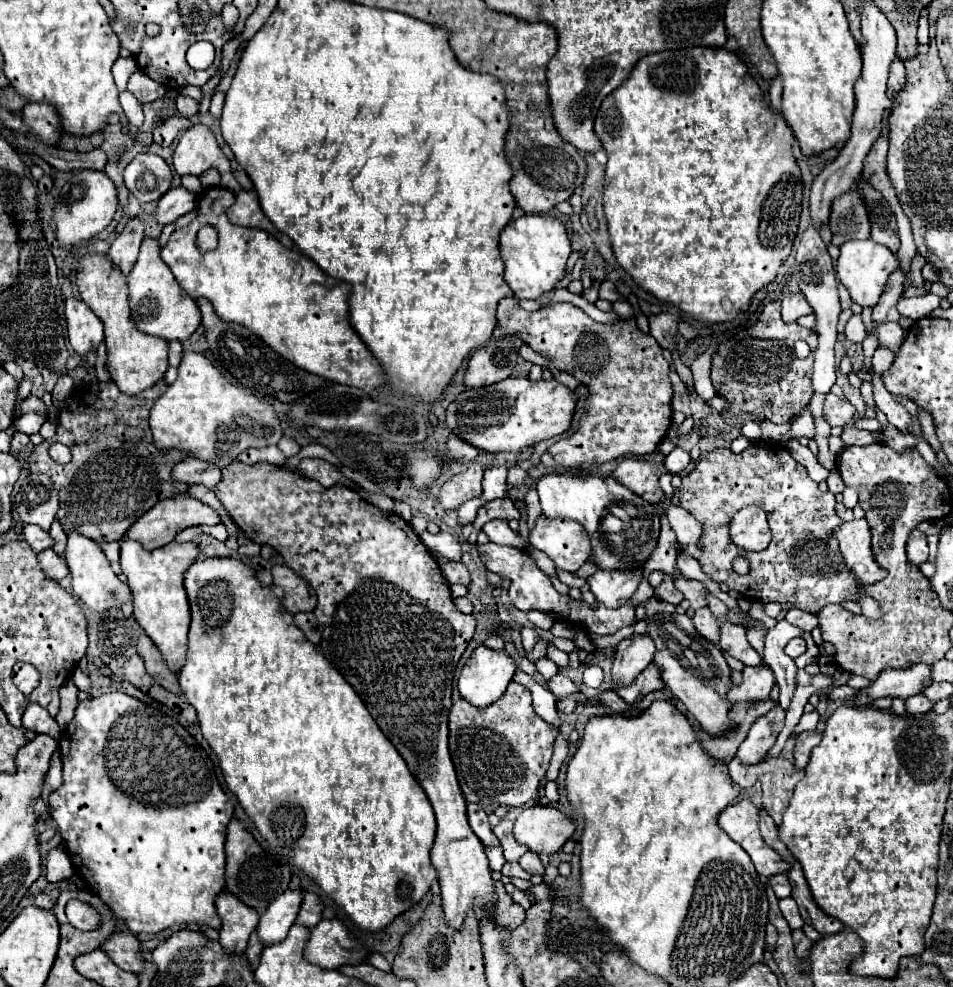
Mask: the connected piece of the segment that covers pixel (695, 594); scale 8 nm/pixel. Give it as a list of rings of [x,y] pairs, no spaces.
[[[676,571],[674,585],[676,585],[678,591],[684,593],[684,599],[690,603],[692,609],[698,609],[698,607],[706,605],[706,603],[704,603],[704,595],[706,595],[706,587],[704,587],[704,583],[700,583],[700,581],[692,581],[692,579],[684,579],[684,577],[680,575],[680,571]]]

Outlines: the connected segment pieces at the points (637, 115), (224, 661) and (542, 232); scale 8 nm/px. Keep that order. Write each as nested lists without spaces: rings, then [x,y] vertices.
[[[692,47],[684,51],[662,51],[648,55],[636,63],[630,77],[612,91],[600,105],[594,133],[602,141],[602,147],[608,155],[606,163],[606,179],[604,179],[604,213],[608,223],[608,233],[612,241],[612,251],[616,261],[624,267],[624,271],[634,279],[638,287],[652,293],[656,299],[676,305],[690,319],[712,325],[734,321],[738,313],[748,311],[754,293],[764,289],[776,279],[778,267],[790,255],[798,217],[802,203],[802,179],[798,163],[792,155],[794,135],[780,113],[770,111],[760,87],[748,75],[746,65],[724,47]]]
[[[214,557],[206,561],[196,561],[184,573],[184,589],[190,603],[192,623],[188,633],[188,653],[186,663],[178,671],[178,681],[182,687],[184,699],[196,709],[198,725],[210,749],[220,761],[222,775],[228,789],[238,797],[248,819],[256,825],[260,835],[266,839],[270,849],[286,857],[296,869],[300,869],[308,879],[312,879],[344,913],[358,925],[362,931],[382,931],[398,915],[406,913],[410,907],[420,903],[430,891],[430,885],[438,879],[436,869],[430,863],[430,849],[434,845],[434,811],[426,799],[422,787],[412,779],[404,759],[386,739],[386,735],[376,727],[376,721],[368,715],[360,697],[348,687],[348,681],[316,651],[316,647],[304,637],[304,633],[294,625],[292,615],[280,607],[280,587],[262,587],[250,567],[234,557]]]
[[[524,215],[512,219],[500,233],[500,255],[506,265],[504,277],[518,299],[536,299],[552,291],[564,275],[570,251],[570,239],[564,225],[550,215]]]

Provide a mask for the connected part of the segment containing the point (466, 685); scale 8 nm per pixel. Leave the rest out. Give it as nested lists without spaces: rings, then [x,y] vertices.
[[[478,645],[460,673],[458,691],[462,699],[484,709],[504,695],[514,671],[516,665],[510,655],[494,653]]]

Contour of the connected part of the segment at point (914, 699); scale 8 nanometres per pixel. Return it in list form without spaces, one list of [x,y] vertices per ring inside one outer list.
[[[922,693],[914,695],[906,699],[905,708],[906,712],[914,714],[924,714],[929,712],[934,706],[933,701],[926,699]]]

